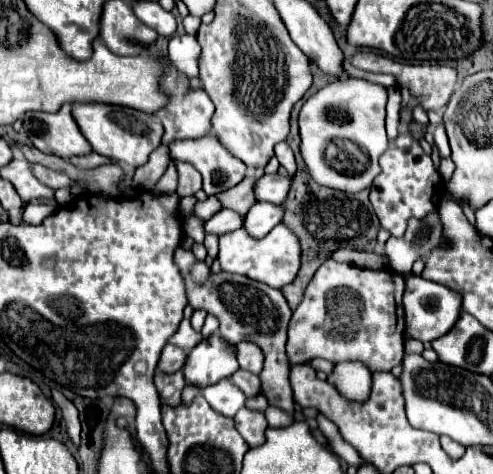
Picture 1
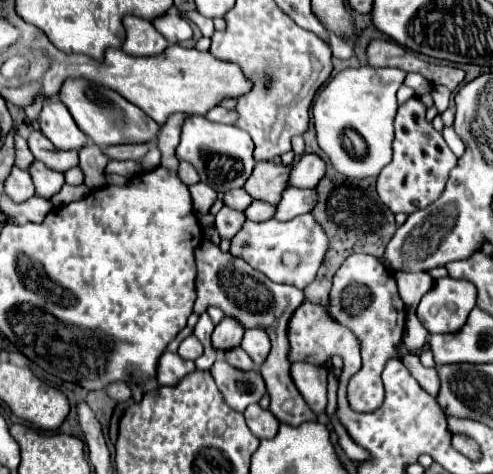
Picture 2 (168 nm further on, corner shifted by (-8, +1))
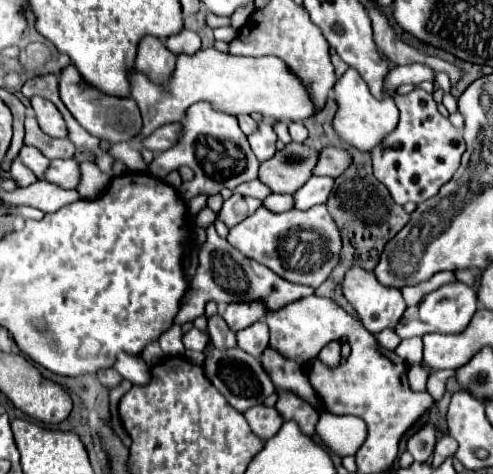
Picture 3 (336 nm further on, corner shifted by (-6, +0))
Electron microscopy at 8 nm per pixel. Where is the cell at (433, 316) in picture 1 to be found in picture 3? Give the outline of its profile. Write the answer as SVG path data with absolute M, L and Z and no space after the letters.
M450 282L450 284L444 284L442 288L426 294L420 304L406 308L402 320L398 322L396 334L404 340L404 338L412 338L412 336L430 334L430 332L440 332L440 334L462 332L468 326L474 312L476 312L476 292L474 292L474 288L466 286L462 282Z

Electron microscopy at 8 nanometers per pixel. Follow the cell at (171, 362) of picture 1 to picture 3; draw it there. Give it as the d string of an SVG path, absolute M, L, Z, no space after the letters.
M192 328L190 332L184 334L184 340L182 340L182 342L184 342L184 348L186 348L186 350L198 350L198 352L202 352L202 350L206 348L208 336L206 336L204 332Z

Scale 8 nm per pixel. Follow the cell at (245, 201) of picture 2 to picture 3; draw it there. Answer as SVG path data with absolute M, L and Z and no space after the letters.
M252 180L252 182L240 184L234 192L242 194L242 196L252 196L252 198L258 198L258 200L264 200L270 194L270 190L260 180Z

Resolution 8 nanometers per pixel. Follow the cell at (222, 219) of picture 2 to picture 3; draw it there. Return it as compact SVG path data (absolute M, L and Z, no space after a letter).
M232 194L228 200L224 200L224 206L218 212L218 218L228 228L234 228L234 224L240 224L244 218L248 218L260 206L262 206L262 202L256 200L256 198L246 198L246 196L240 196L240 194Z

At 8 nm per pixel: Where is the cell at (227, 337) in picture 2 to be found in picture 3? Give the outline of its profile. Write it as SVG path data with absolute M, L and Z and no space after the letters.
M260 302L230 304L230 306L226 306L222 318L232 332L240 332L242 328L248 328L250 324L262 320L264 314L266 314L266 306L260 304Z

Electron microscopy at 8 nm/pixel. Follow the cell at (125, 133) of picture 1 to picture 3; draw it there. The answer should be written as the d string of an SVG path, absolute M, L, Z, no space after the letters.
M68 66L60 76L60 98L70 110L70 114L78 120L78 124L88 130L92 136L108 142L128 142L136 138L142 130L142 114L138 104L132 98L122 98L122 96L110 96L88 84L78 72L76 66Z

